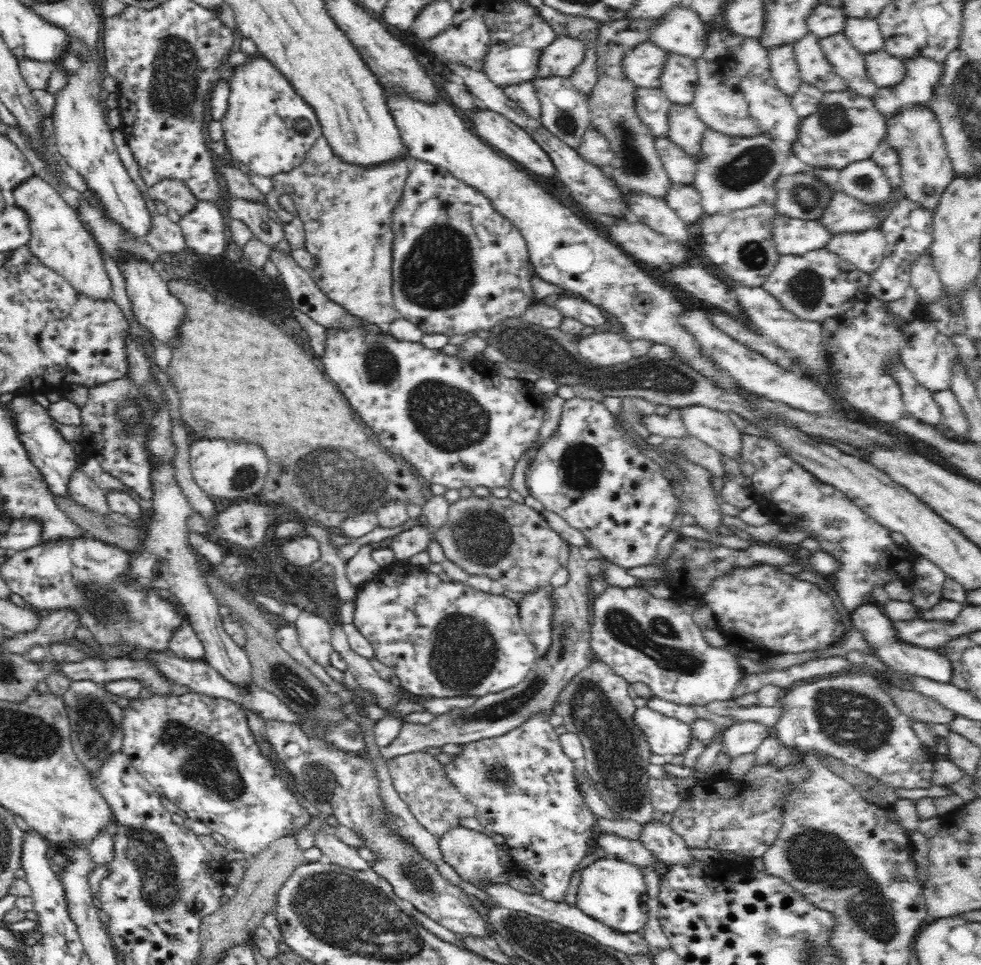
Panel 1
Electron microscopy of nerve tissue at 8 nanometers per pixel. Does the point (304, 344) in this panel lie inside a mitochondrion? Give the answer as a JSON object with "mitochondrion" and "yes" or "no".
{"mitochondrion":"no"}

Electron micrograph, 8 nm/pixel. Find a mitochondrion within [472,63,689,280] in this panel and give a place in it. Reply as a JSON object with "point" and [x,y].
{"point":[634,164]}

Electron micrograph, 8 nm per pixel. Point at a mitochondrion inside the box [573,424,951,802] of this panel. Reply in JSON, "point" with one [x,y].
{"point":[849,719]}

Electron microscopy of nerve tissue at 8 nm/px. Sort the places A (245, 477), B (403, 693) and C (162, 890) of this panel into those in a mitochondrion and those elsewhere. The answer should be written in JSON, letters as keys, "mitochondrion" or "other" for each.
{"A":"mitochondrion","B":"other","C":"mitochondrion"}

